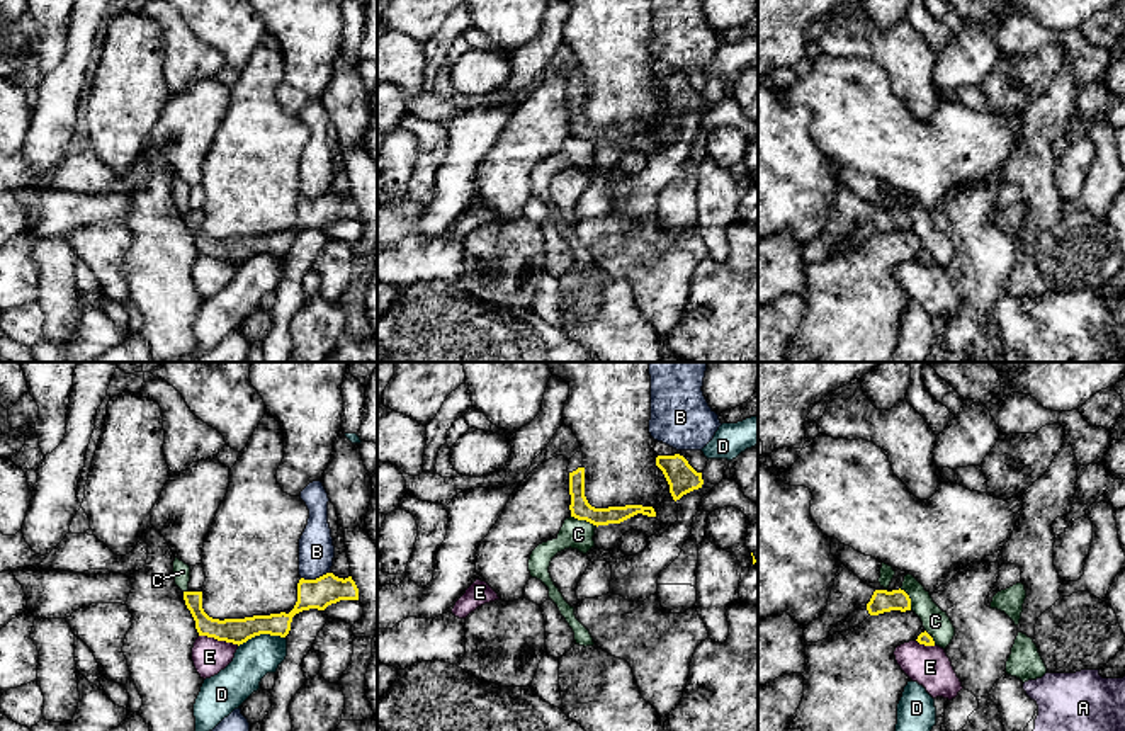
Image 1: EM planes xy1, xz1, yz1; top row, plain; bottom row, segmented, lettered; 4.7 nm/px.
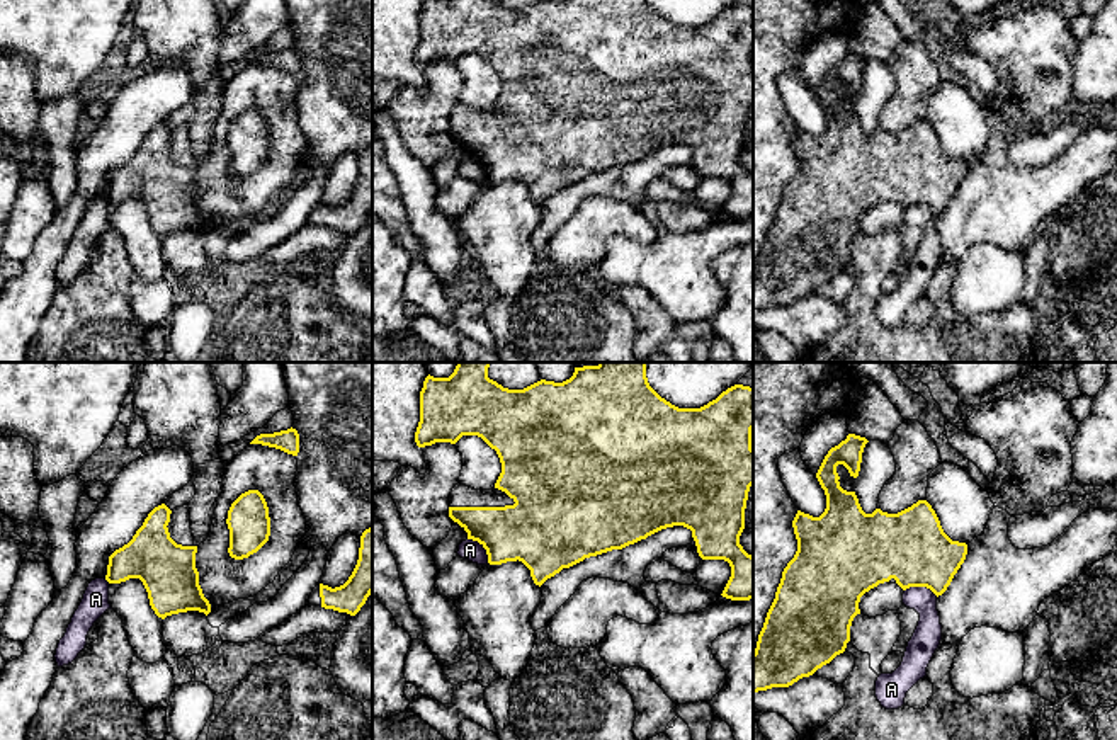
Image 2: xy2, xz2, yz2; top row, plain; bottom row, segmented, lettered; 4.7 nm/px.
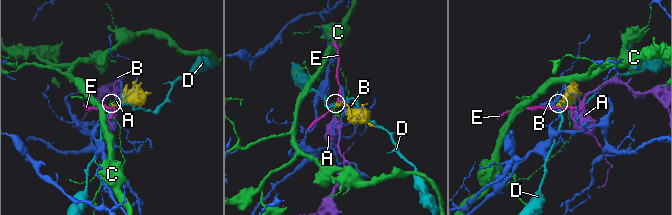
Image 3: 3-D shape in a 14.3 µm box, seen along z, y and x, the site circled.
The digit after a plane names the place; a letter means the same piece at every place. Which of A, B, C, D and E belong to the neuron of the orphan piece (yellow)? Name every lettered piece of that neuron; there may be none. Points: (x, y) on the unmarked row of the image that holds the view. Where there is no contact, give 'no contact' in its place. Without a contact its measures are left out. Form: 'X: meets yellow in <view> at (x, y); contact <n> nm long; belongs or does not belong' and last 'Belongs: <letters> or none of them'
A: meets yellow in xz2 at (483, 165); contact 160 nm long; does not belong
B: meets yellow in xy1 at (316, 198); contact 140 nm long; does not belong
C: meets yellow in xz1 at (585, 138); contact 140 nm long; does not belong
D: meets yellow in xy1 at (260, 252); contact 220 nm long; does not belong
E: meets yellow in xy1 at (220, 259); contact 200 nm long; does not belong
Belongs: none of them

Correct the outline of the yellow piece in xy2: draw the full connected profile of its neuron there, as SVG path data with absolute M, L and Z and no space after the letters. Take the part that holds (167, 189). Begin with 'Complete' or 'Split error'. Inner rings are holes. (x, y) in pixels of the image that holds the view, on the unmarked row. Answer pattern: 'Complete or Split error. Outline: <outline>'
Complete. Outline: M165 122L148 133L133 158L109 175L105 199L121 202L139 197L162 238L187 230L207 235L211 223L199 204L197 165L182 165L170 157L170 133Z

